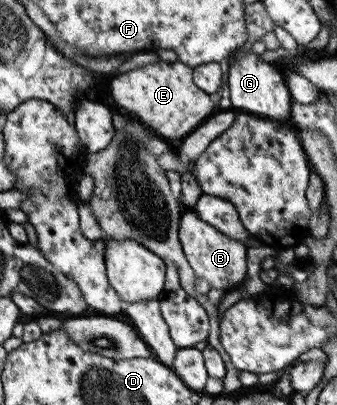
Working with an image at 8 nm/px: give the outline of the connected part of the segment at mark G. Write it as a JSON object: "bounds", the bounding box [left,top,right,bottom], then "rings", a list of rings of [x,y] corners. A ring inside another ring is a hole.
{"bounds":[227,50,293,123],"rings":[[[239,50],[230,56],[229,72],[227,72],[227,86],[231,109],[237,112],[259,115],[267,119],[279,120],[288,123],[292,118],[293,98],[283,72],[260,59],[259,55],[252,52],[240,53]]]}

